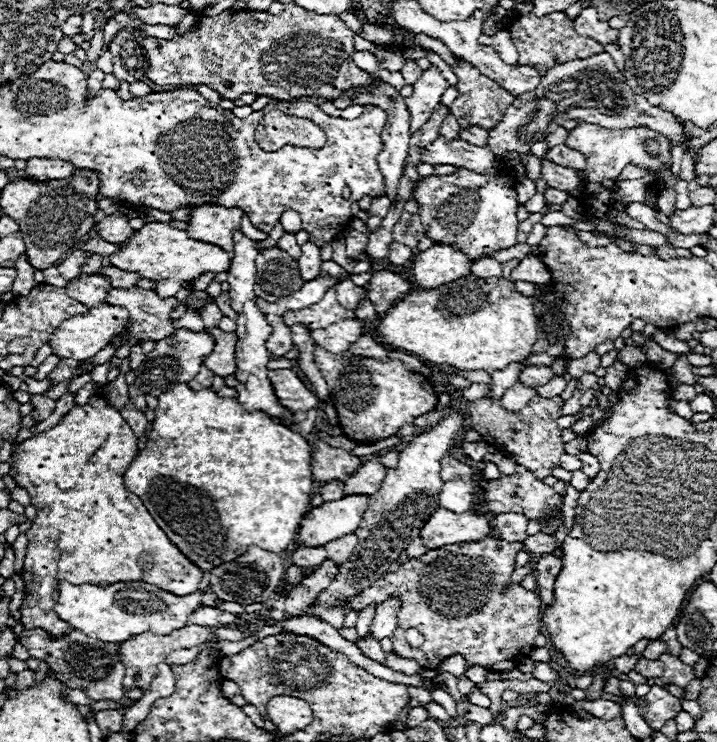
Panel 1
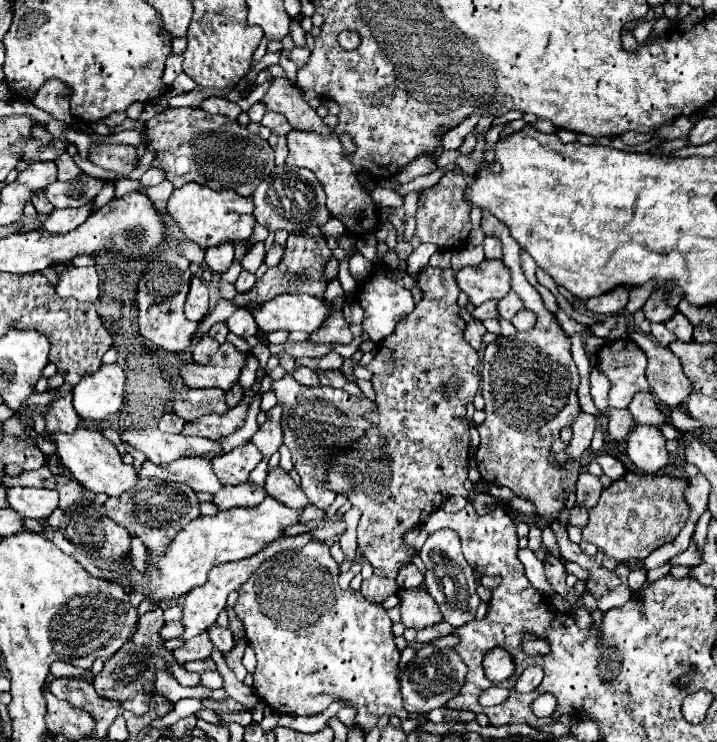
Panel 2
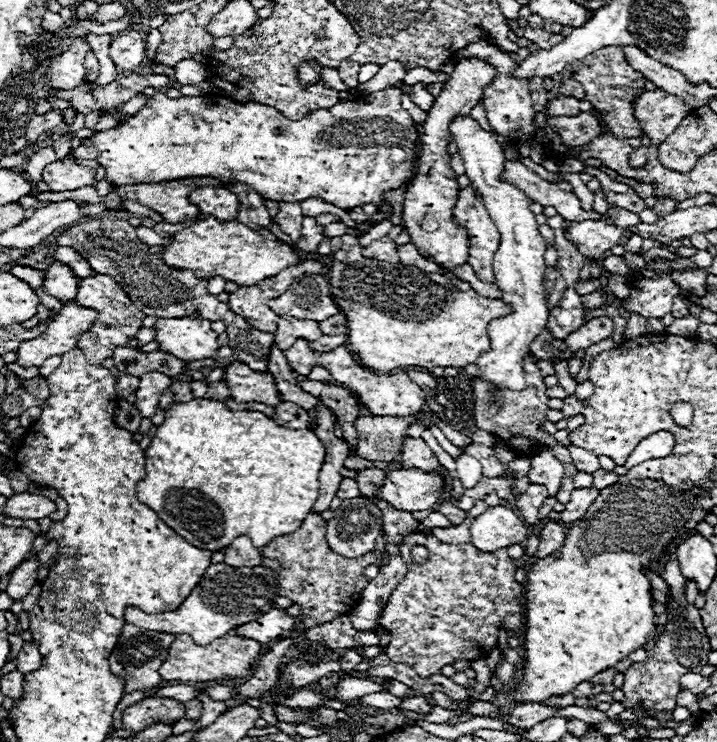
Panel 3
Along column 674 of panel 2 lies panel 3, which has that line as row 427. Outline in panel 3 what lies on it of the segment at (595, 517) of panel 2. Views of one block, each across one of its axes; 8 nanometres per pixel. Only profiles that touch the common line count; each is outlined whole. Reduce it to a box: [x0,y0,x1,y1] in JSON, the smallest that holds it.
[470,354,578,504]

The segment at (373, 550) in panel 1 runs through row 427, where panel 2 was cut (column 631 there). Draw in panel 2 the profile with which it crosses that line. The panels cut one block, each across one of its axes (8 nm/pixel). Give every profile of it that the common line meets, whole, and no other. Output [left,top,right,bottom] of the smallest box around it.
[626,426,668,474]

